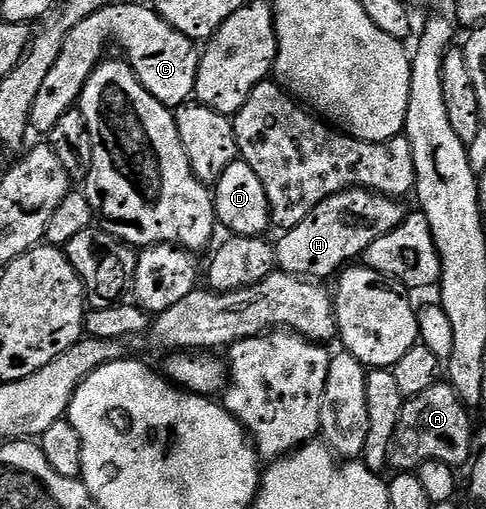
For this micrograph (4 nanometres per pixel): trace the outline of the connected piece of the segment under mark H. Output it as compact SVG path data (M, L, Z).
M346 189L337 195L329 195L297 227L286 230L280 241L274 242L275 263L282 272L310 279L316 283L326 282L326 277L334 278L351 261L362 258L370 245L377 243L381 235L389 235L405 216L404 202L384 193L375 193L371 189Z

